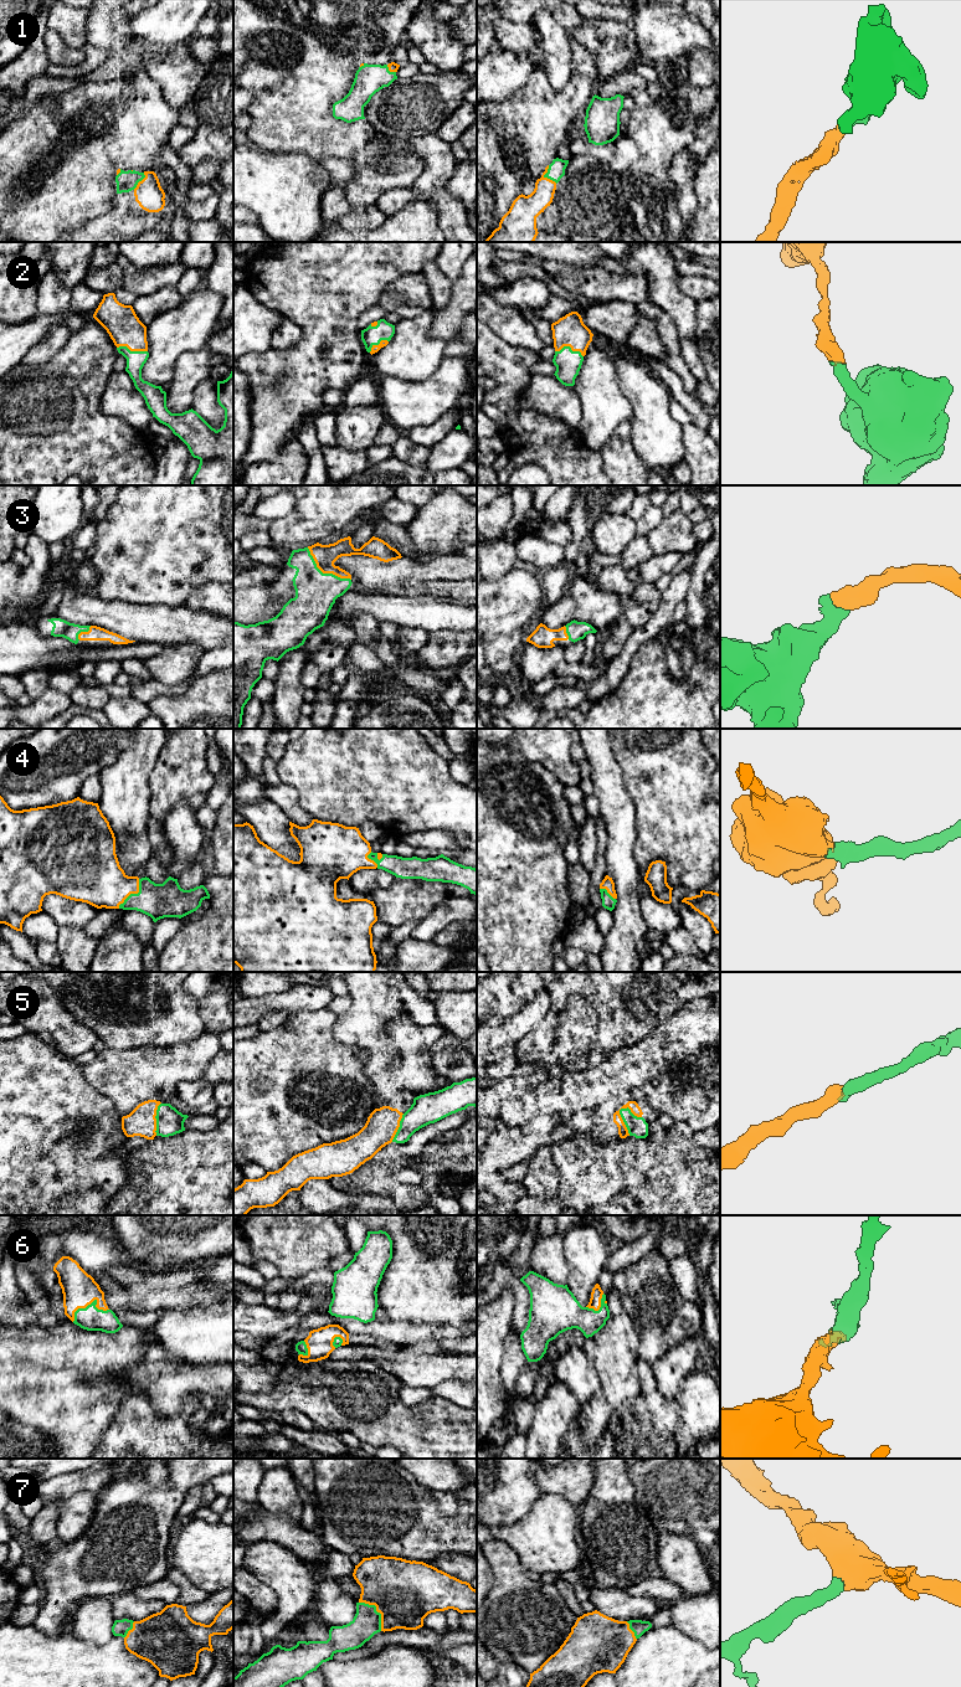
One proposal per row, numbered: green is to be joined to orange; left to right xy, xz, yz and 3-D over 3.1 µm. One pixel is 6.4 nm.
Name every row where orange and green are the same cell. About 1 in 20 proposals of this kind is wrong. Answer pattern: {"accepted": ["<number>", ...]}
{"accepted": ["1", "2", "3", "4", "5", "6", "7"]}

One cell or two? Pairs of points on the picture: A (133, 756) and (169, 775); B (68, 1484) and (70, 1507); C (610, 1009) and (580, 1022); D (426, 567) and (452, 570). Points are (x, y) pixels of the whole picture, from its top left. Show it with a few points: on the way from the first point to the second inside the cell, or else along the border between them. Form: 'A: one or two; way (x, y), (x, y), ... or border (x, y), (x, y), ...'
A: two; border (165, 741), (149, 777), (150, 796)
B: two; border (96, 1492), (77, 1491), (63, 1498)
C: two; border (587, 1001), (596, 1014), (596, 1038), (592, 1043)
D: one; way (432, 569), (446, 569)

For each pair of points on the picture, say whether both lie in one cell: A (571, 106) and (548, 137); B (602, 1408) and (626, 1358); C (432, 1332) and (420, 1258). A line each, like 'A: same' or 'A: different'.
A: same
B: same
C: different

